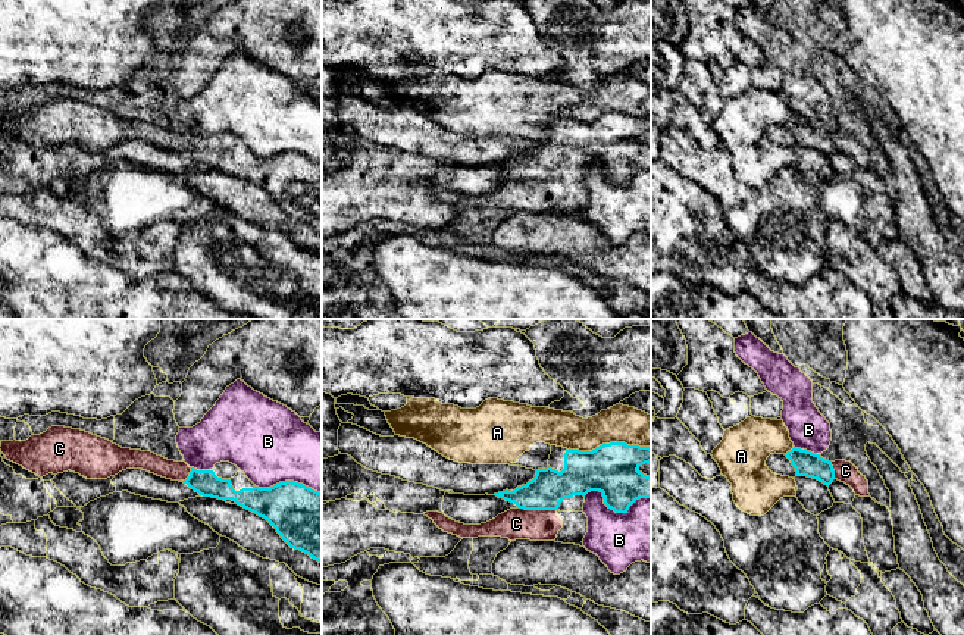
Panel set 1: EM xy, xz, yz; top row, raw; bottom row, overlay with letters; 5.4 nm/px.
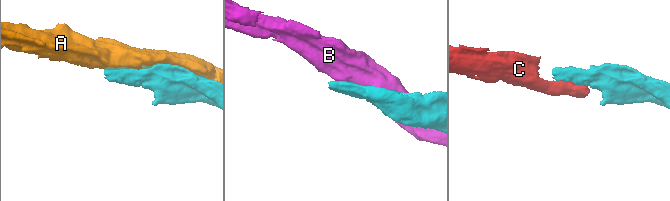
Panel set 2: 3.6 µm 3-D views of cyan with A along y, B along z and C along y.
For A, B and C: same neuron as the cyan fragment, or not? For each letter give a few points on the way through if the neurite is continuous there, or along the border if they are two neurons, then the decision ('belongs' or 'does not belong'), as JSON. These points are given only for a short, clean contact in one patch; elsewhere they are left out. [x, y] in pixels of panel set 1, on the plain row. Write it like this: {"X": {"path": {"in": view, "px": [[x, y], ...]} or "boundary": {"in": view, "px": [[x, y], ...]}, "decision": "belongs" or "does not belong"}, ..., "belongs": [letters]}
{"A": {"decision": "does not belong"}, "B": {"decision": "does not belong"}, "C": {"path": {"in": "xz", "px": [[548, 159], [538, 171], [538, 180], [523, 194], [516, 194]]}, "decision": "belongs"}, "belongs": ["C"]}

